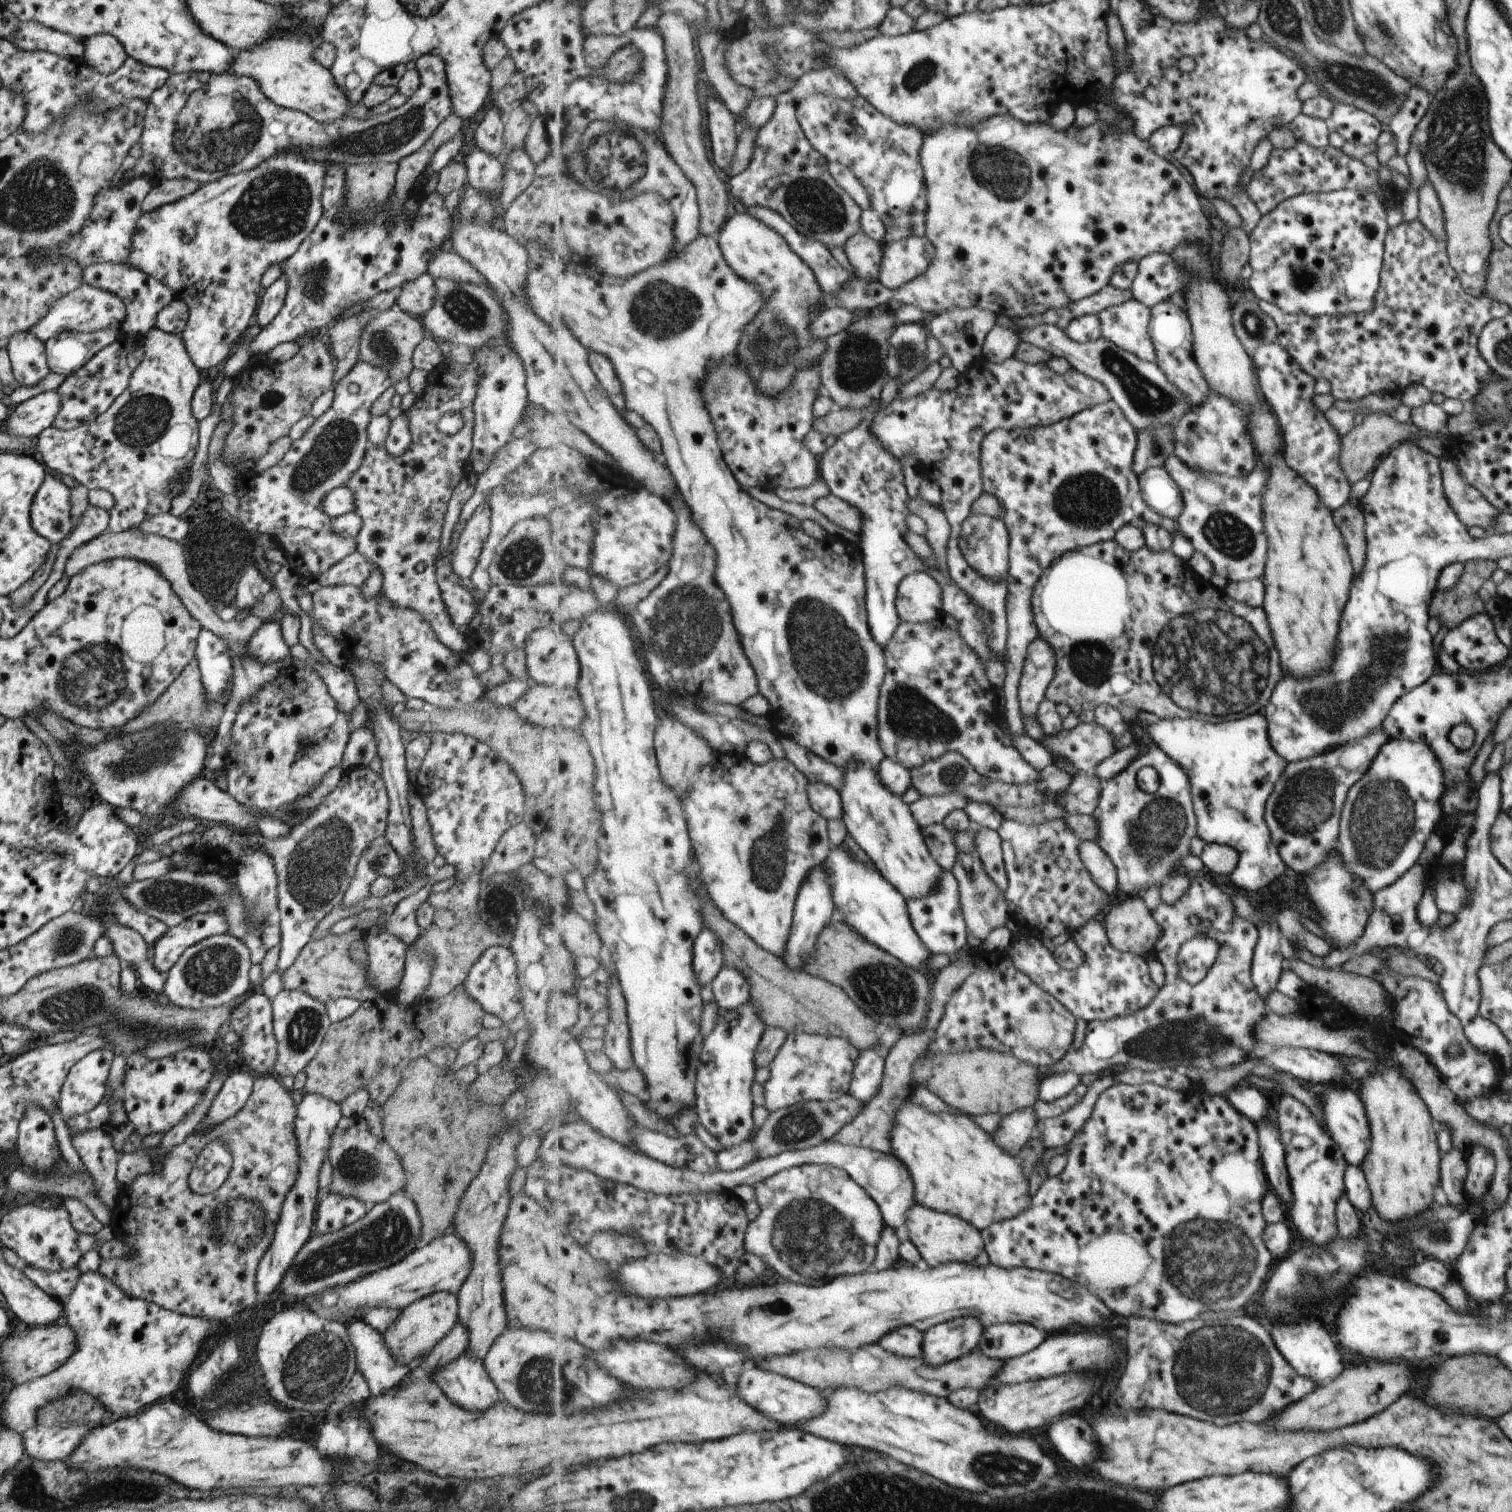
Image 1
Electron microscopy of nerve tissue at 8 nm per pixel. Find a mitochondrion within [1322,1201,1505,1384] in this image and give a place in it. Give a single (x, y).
(1436, 1235)

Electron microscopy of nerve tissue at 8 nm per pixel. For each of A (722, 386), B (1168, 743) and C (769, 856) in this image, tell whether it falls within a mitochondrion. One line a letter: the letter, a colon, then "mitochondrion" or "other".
A: mitochondrion
B: other
C: mitochondrion

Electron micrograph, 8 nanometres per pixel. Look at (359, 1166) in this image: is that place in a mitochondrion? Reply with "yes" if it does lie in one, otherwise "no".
yes

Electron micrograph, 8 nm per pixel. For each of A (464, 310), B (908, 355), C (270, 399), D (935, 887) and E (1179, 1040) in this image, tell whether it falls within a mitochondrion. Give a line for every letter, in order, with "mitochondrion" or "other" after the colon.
A: mitochondrion
B: mitochondrion
C: mitochondrion
D: other
E: mitochondrion

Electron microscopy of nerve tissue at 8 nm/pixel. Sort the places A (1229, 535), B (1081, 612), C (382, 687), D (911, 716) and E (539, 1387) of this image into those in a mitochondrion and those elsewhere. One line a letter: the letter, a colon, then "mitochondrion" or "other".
A: mitochondrion
B: other
C: other
D: mitochondrion
E: mitochondrion

